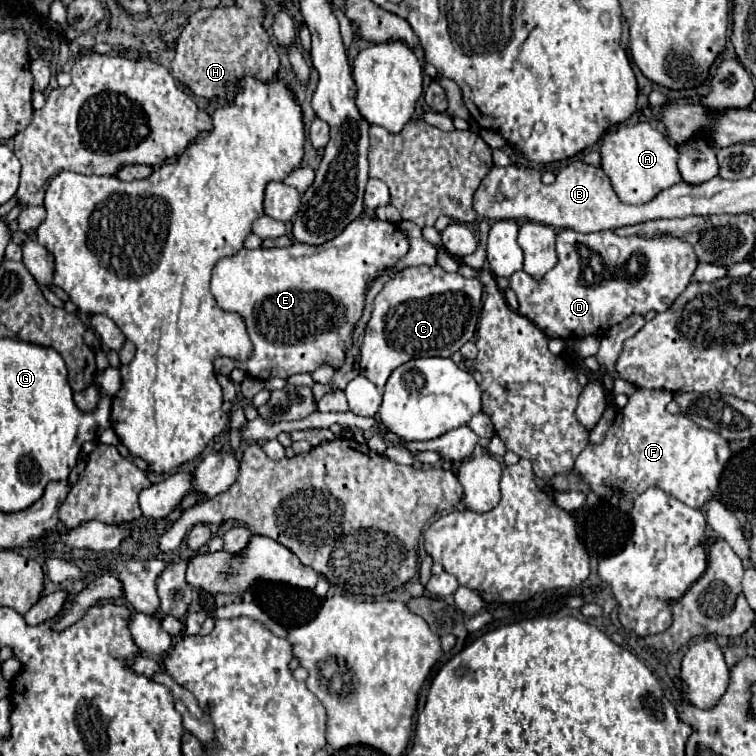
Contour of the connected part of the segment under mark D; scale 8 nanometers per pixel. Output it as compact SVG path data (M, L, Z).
M562 229L556 239L556 253L558 263L540 279L532 279L526 271L516 271L510 275L510 289L518 297L518 311L528 317L548 337L602 337L610 327L622 323L630 315L646 315L648 311L666 311L674 299L686 289L690 277L698 265L692 245L684 243L676 237L654 237L642 239L634 237L618 237L612 231L598 231L598 233L578 233L574 229Z

